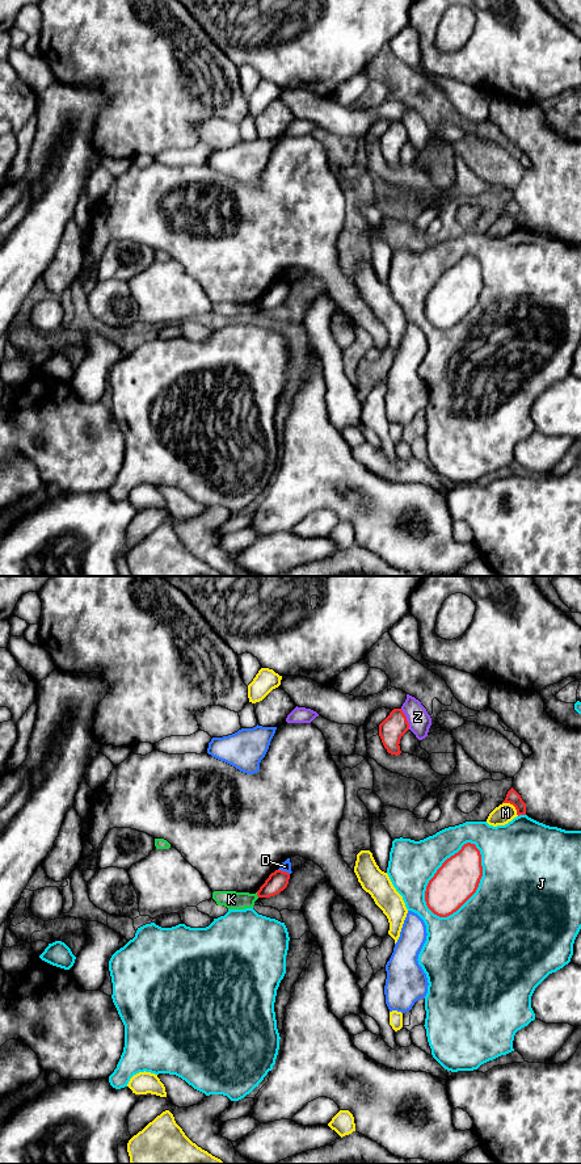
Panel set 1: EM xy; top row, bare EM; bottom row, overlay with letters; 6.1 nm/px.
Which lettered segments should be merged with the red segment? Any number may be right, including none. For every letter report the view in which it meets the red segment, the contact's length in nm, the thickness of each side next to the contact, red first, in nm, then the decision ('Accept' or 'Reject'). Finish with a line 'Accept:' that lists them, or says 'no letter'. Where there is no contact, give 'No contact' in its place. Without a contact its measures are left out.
D: Touches red in xy. Shared border 80 nm. Thickness 120 nm (red) against 60 nm. Reject
J: Touches red in xy. Shared border 500 nm. Thickness 260 nm (red) against 280 nm. Reject
K: Touches red in xy. Shared border 40 nm. Thickness 120 nm (red) against 110 nm. Reject
M: Touches red in xy. Shared border 130 nm. Thickness 80 nm (red) against 120 nm. Reject
Z: Touches red in xy. Shared border 140 nm. Thickness 150 nm (red) against 140 nm. Reject
Accept: no letter

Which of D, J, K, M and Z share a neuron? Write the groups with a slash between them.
D Z / J / K / M

